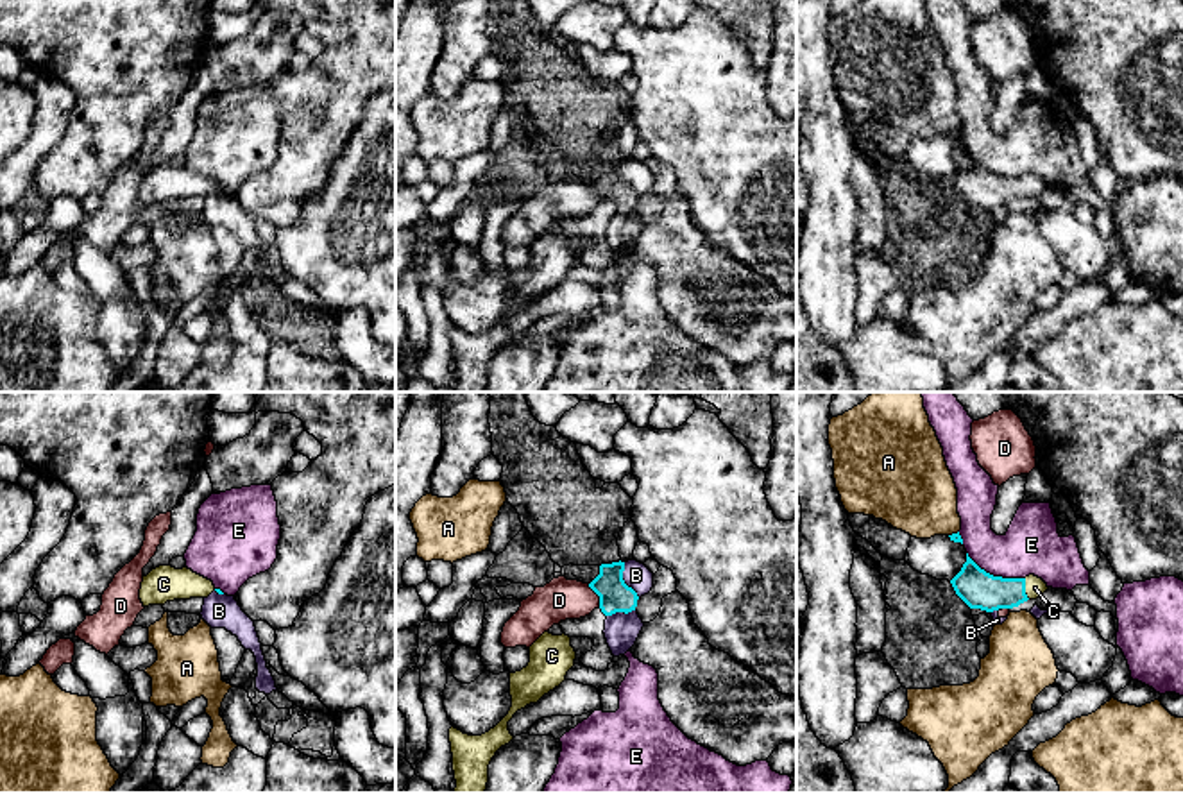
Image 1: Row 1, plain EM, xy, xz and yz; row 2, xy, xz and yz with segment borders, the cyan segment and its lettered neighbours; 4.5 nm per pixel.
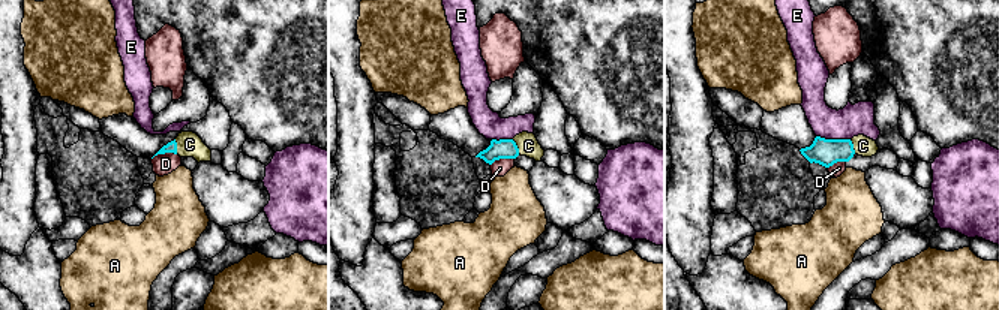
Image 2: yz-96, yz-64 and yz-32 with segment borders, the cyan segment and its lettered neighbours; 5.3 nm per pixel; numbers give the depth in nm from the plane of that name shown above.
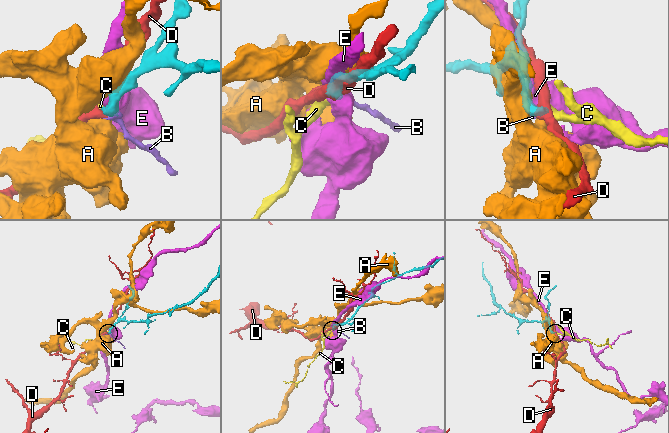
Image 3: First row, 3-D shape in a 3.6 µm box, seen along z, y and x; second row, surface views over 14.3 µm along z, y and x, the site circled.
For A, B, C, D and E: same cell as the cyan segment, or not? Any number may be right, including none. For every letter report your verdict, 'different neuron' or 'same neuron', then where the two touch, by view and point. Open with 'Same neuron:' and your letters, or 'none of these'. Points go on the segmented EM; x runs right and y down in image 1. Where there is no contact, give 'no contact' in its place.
Same neuron: C
A: different neuron; contact yz (953, 534)
B: different neuron; contact xz (623, 580)
C: same neuron; contact yz (1024, 589)
D: different neuron; contact xz (596, 593)
E: different neuron; contact yz (995, 577)

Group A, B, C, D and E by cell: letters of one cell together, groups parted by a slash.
A / B D / C / E

